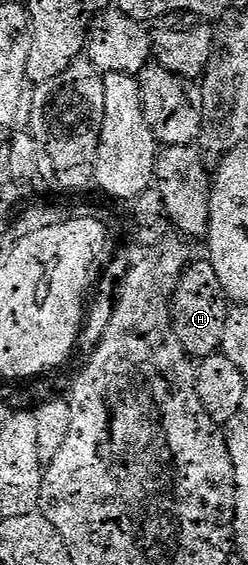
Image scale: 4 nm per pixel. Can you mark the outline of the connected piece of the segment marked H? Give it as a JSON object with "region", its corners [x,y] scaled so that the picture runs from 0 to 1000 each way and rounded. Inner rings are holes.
{"region":[[[847,464],[782,465],[738,481],[698,531],[698,559],[710,589],[726,596],[738,619],[754,623],[758,630],[815,639],[835,630],[871,627],[895,616],[919,549],[923,531],[915,520],[891,512],[891,497],[867,478],[851,474]]]}

